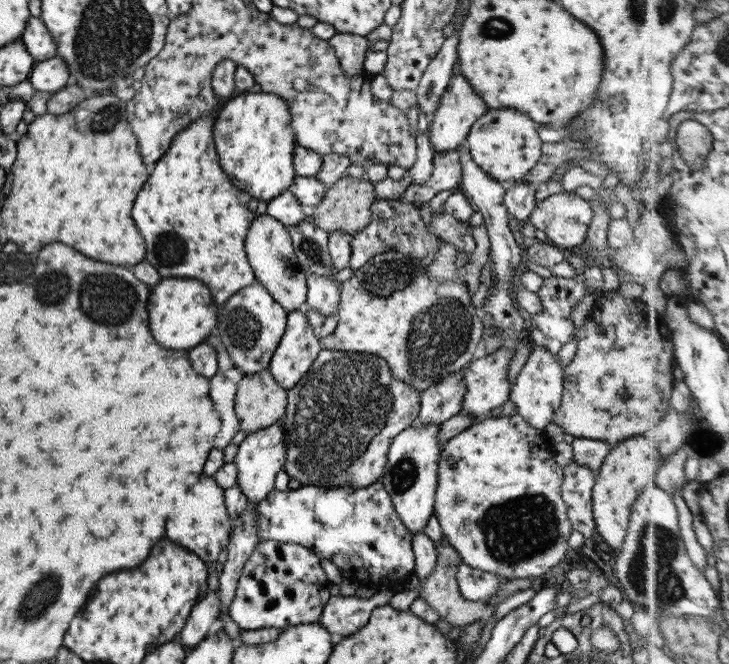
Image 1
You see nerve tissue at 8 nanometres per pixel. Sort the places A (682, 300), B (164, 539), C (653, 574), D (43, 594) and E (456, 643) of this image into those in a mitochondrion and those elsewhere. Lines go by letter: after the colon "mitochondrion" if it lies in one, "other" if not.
A: other
B: other
C: mitochondrion
D: mitochondrion
E: other

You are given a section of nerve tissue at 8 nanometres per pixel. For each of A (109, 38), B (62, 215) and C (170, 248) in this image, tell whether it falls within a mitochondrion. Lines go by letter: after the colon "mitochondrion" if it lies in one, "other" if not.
A: mitochondrion
B: other
C: mitochondrion

